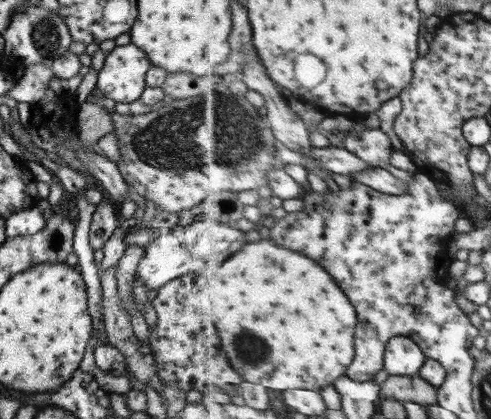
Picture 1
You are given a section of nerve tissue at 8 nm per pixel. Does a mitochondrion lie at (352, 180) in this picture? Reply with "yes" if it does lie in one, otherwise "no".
no

